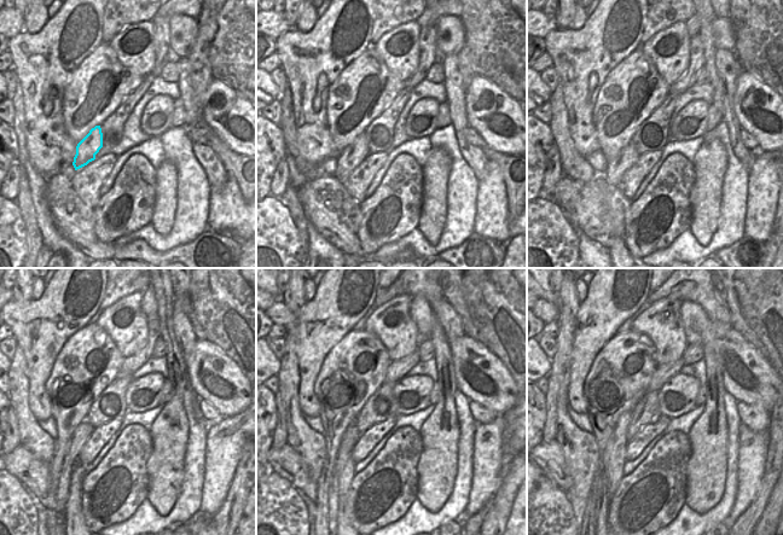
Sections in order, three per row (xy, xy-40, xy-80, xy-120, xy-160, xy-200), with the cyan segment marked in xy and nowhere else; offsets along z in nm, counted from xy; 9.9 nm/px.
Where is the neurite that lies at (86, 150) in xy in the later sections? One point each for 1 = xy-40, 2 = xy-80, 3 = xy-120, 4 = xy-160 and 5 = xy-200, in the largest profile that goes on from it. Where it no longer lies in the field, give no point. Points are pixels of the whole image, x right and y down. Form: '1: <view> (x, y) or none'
1: xy-40 (354, 153)
2: xy-80 (626, 157)
3: xy-120 (83, 430)
4: xy-160 (351, 436)
5: xy-200 (604, 495)

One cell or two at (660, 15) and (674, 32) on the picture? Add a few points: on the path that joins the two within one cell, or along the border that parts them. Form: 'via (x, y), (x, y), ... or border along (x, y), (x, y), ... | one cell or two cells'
border along (684, 21), (677, 21), (660, 29), (645, 42) | two cells

